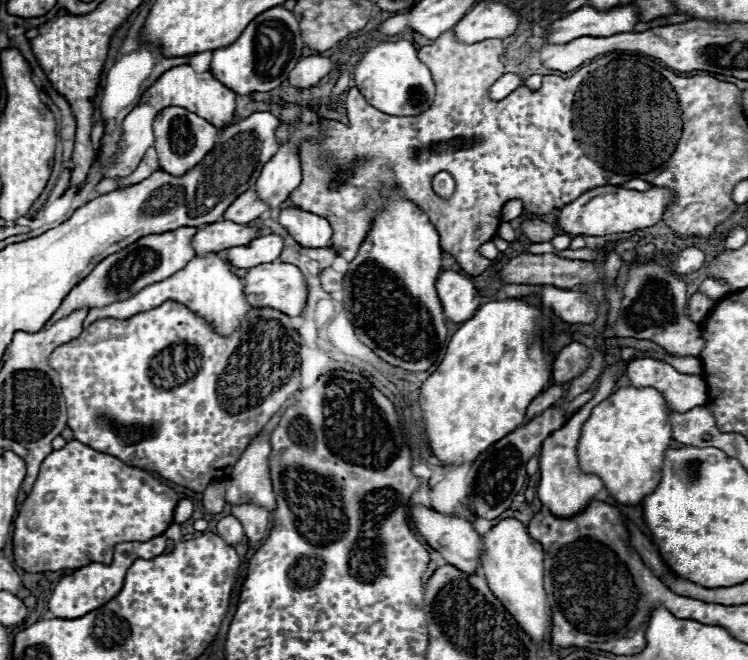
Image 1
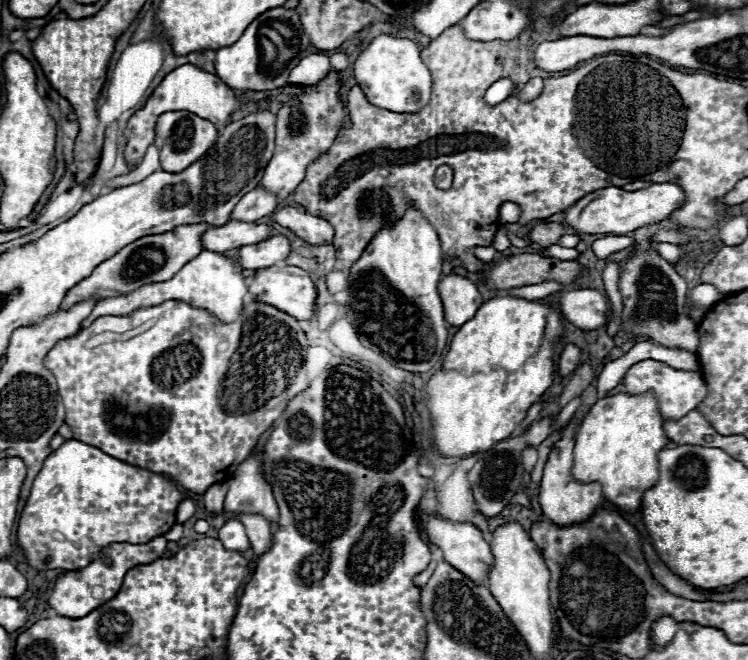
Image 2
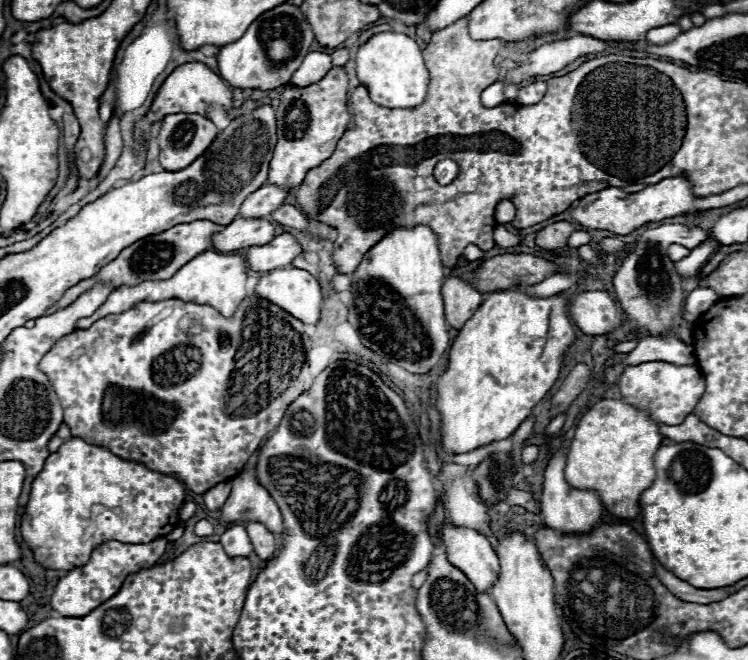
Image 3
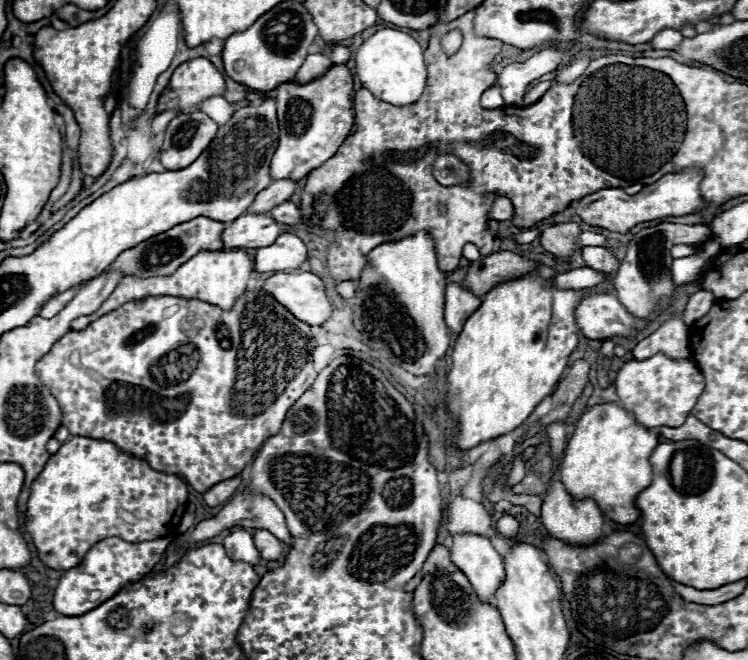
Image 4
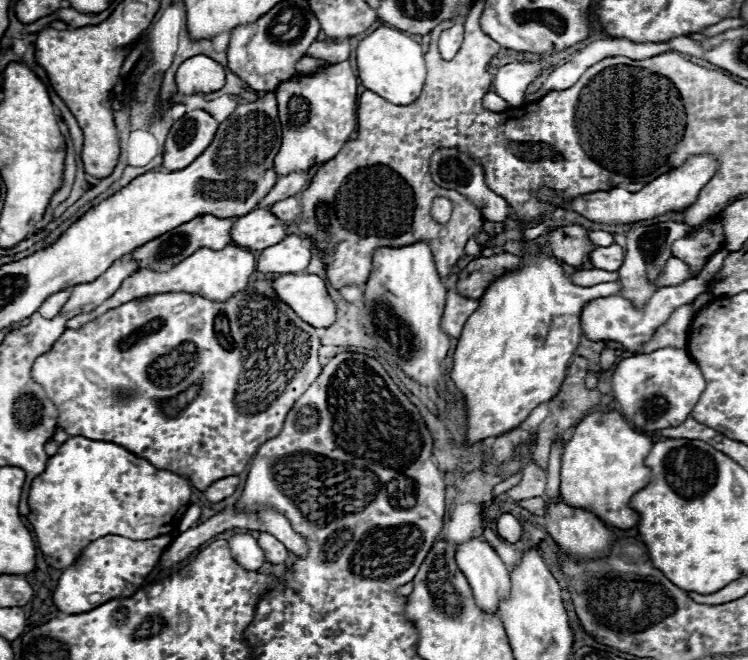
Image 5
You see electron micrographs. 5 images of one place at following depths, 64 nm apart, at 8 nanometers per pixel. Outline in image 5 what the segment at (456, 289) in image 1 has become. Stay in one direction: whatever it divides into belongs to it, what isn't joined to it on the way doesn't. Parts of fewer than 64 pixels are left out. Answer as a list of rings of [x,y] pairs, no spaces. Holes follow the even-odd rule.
[[[448,290],[446,298],[446,310],[442,316],[442,328],[448,336],[460,338],[462,326],[468,320],[468,316],[478,308],[478,300],[460,296],[456,290]]]

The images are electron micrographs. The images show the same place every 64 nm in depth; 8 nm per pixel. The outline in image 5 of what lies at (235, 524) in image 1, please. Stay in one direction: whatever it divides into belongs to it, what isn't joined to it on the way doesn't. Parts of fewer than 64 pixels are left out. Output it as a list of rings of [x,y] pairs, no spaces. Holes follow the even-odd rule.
[[[234,534],[228,538],[228,546],[232,552],[232,558],[244,566],[246,570],[258,570],[264,564],[264,552],[258,546],[256,538],[250,534]]]

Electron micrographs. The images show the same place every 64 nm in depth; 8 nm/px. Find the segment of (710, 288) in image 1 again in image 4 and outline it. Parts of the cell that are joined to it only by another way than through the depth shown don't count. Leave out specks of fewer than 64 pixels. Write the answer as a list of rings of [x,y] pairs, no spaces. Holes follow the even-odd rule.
[[[701,289],[694,293],[685,306],[683,313],[685,323],[691,326],[698,318],[701,318],[710,310],[715,301],[716,298],[710,291]]]

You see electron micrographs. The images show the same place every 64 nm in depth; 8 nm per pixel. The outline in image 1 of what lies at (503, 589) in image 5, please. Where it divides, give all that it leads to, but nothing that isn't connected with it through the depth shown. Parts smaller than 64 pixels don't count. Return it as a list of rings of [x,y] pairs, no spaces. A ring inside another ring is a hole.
[[[414,504],[410,508],[410,518],[416,526],[416,530],[422,534],[422,538],[426,540],[428,546],[432,546],[434,550],[438,550],[444,560],[452,566],[456,566],[458,570],[462,572],[476,572],[480,568],[480,554],[482,554],[482,540],[480,540],[480,534],[470,526],[468,520],[464,518],[456,518],[456,516],[446,516],[446,514],[440,514],[428,506],[422,506],[422,504]]]

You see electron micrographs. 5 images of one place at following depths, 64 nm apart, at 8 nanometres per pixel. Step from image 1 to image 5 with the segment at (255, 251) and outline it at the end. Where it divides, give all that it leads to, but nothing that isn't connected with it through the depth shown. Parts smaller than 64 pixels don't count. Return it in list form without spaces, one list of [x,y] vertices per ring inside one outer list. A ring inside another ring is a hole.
[[[290,234],[274,246],[262,250],[258,258],[258,272],[276,272],[276,274],[300,274],[306,270],[310,262],[310,248],[308,244]]]

